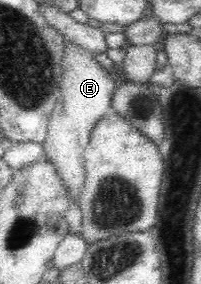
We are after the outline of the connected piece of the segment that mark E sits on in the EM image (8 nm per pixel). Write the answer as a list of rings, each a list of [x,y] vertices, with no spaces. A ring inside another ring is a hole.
[[[66,41],[65,57],[63,57],[63,73],[61,78],[61,91],[55,104],[53,113],[49,118],[48,132],[44,141],[43,156],[53,164],[63,186],[67,190],[68,199],[81,203],[81,192],[85,183],[85,168],[83,158],[87,149],[90,131],[95,123],[108,113],[111,108],[115,81],[108,71],[95,63],[93,55],[79,48],[75,42]]]

